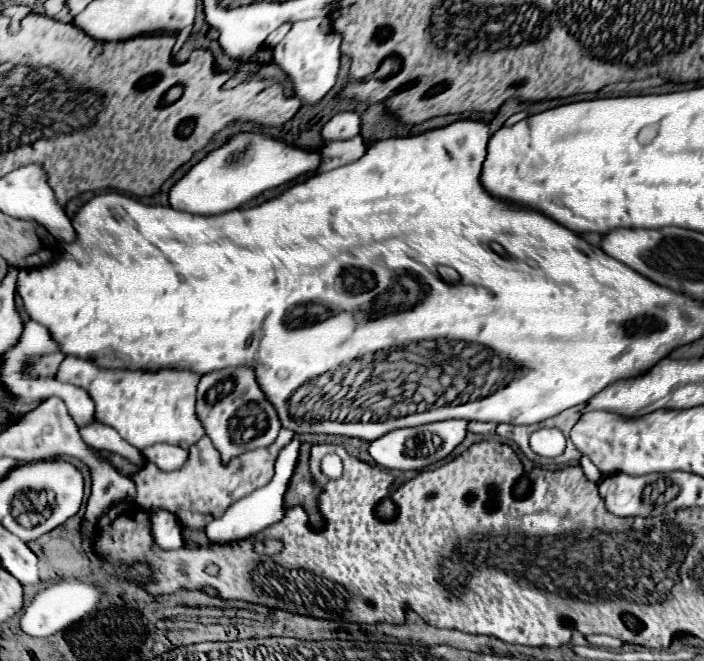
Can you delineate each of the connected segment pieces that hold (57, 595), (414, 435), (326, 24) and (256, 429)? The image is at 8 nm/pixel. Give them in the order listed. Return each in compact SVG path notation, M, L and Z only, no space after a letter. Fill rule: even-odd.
M60 579L54 585L50 585L48 589L40 591L34 597L34 601L26 607L24 615L20 617L20 629L30 637L38 637L38 639L50 637L50 635L62 631L64 627L68 627L70 623L82 619L86 613L90 613L98 605L100 597L102 597L102 591L96 585L86 585L76 579Z
M452 419L452 421L438 421L438 423L428 423L422 427L408 427L408 429L398 429L392 433L386 433L384 437L376 439L370 443L368 453L372 455L372 459L386 467L386 469L400 469L400 471L418 471L424 467L430 467L438 461L442 461L444 457L448 457L466 437L466 427L468 421L462 419Z
M326 17L296 21L288 35L274 47L274 61L292 79L294 93L304 103L316 103L336 83L340 67L340 35L332 31L332 23Z
M228 367L204 375L198 383L196 415L212 445L220 453L222 463L228 463L246 451L272 445L280 431L280 421L256 385L254 371L248 367Z

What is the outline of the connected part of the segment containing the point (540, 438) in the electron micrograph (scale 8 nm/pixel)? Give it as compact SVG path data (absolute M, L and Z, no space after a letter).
M538 429L530 437L530 447L542 457L558 457L566 447L566 439L558 429Z

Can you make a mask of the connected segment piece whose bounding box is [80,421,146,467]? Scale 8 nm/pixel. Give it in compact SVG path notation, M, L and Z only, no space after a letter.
M94 421L92 425L80 429L82 439L94 447L96 451L108 451L108 453L118 453L120 457L128 459L132 465L136 467L144 467L146 459L142 457L140 451L136 451L136 447L132 447L130 443L126 443L112 427L108 425L100 425L98 421Z

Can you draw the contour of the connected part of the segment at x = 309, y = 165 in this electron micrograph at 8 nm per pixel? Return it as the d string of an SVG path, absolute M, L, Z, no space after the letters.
M240 131L232 135L224 145L210 151L202 161L190 167L180 181L176 181L168 193L168 203L176 211L194 215L218 215L238 209L268 189L276 189L294 181L300 175L318 171L320 153L298 145L284 143L266 133Z

